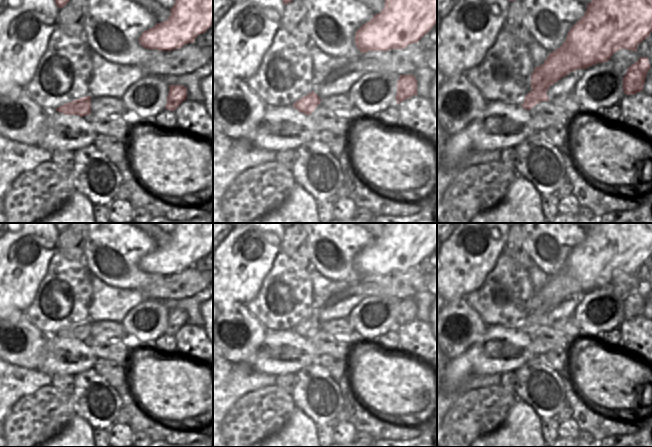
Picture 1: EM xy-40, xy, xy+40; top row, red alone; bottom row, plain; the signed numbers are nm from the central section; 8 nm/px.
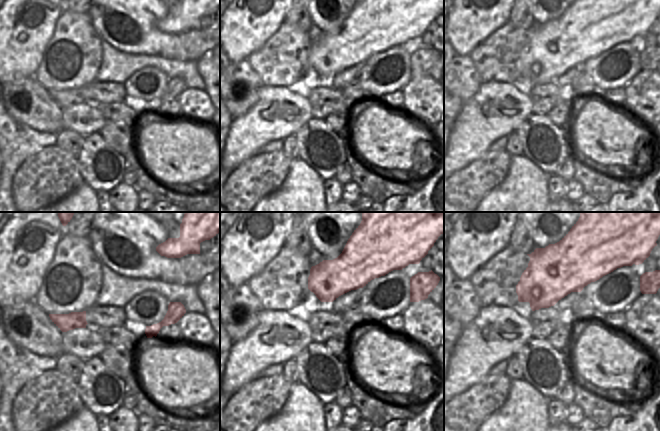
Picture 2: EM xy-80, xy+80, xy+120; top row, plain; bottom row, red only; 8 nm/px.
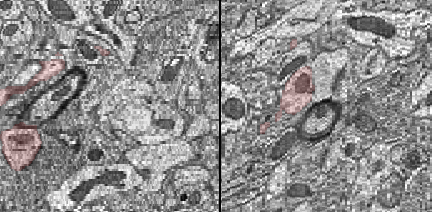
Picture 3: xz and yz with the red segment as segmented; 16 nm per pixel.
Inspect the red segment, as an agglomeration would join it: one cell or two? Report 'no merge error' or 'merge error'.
merge error

